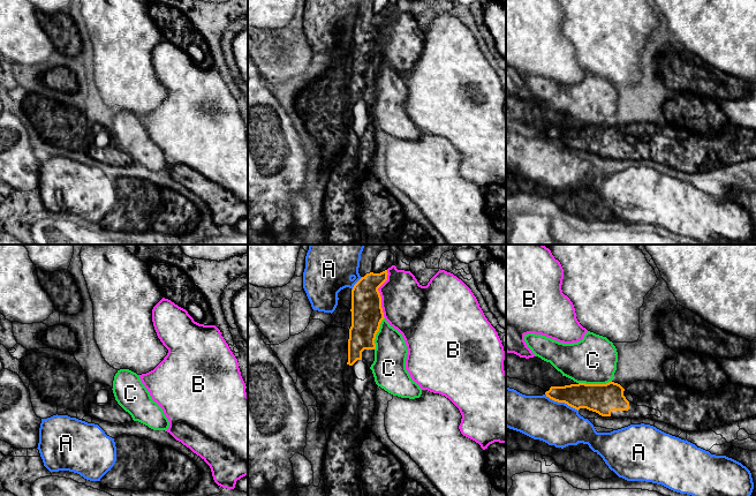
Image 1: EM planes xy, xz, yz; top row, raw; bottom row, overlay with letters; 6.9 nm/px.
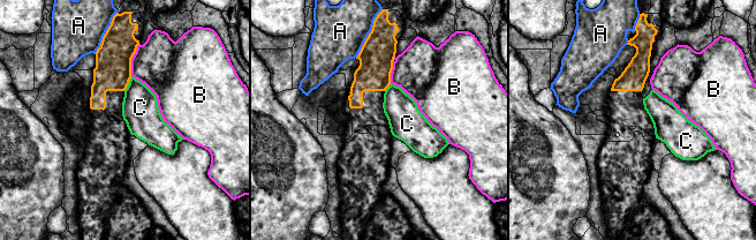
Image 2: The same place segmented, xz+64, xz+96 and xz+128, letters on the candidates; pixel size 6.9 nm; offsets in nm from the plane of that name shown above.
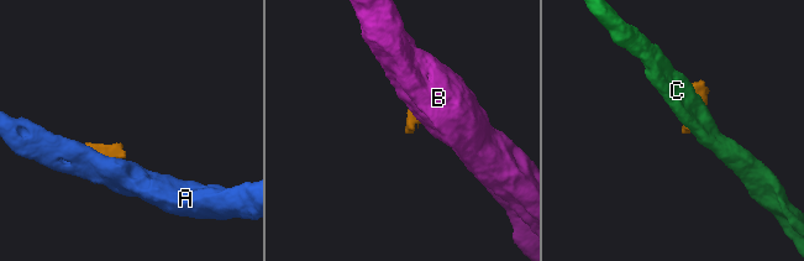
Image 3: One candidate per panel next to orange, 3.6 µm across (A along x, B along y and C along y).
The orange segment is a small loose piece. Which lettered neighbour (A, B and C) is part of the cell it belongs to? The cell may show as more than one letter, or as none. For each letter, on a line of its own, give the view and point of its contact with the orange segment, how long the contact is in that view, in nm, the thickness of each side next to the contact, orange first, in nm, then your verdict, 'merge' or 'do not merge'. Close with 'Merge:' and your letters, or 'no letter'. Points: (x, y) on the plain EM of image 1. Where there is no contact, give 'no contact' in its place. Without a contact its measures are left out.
A: yz (561, 143) | 260 nm | 190/300 nm | do not merge
B: xz (379, 36) | 340 nm | 220/360 nm | do not merge
C: yz (595, 126) | 240 nm | 200/320 nm | do not merge
Merge: no letter

